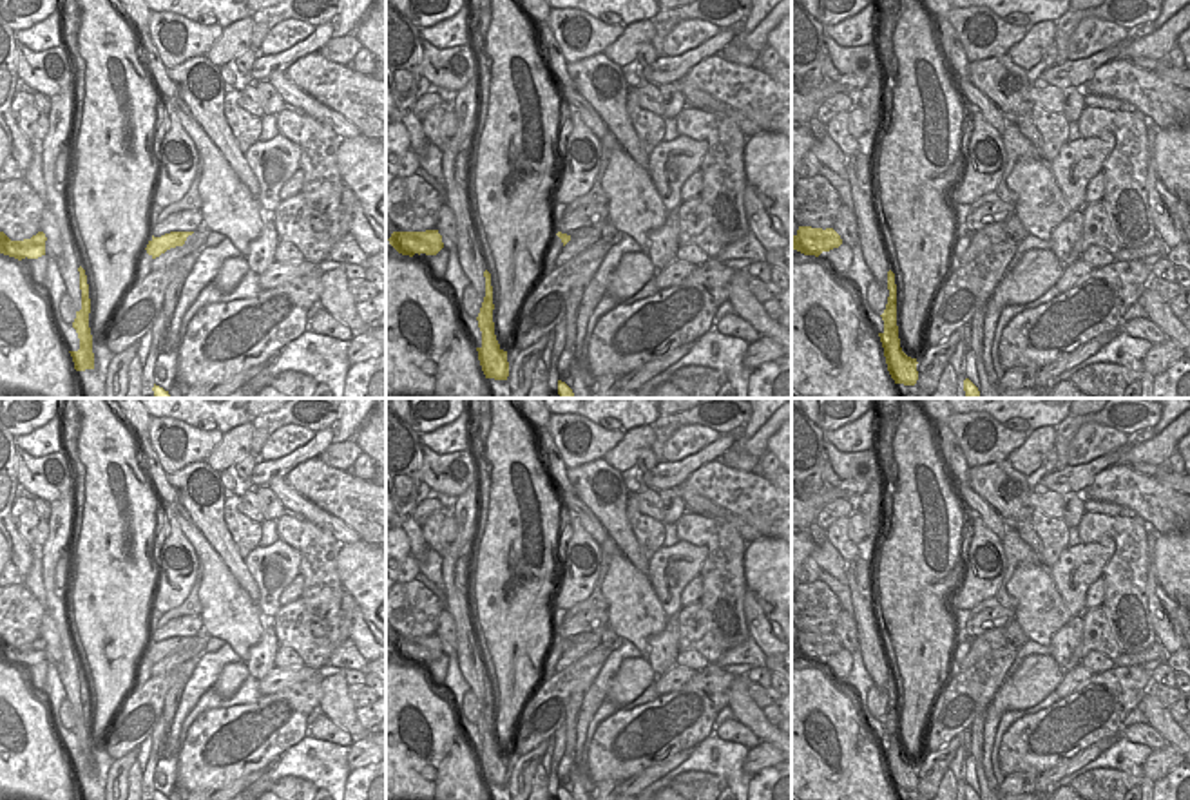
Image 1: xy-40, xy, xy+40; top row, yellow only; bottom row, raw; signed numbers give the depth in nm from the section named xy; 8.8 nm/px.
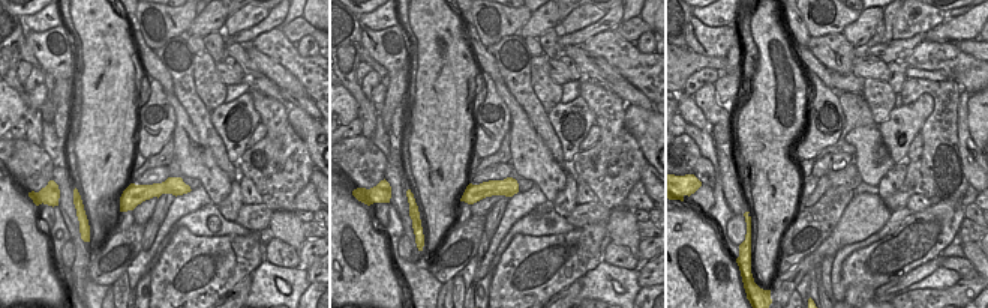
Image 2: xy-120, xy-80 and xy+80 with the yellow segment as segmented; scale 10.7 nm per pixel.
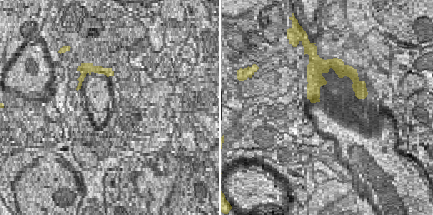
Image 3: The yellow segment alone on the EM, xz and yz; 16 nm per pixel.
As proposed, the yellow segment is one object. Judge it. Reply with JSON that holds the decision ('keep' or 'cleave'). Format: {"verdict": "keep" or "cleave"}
{"verdict": "cleave"}

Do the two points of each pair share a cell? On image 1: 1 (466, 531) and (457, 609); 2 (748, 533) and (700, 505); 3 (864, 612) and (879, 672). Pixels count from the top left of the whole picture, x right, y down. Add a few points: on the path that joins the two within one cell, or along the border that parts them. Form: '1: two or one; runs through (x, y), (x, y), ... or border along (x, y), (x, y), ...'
1: one; runs through (455, 551), (450, 560), (451, 589)
2: one; runs through (736, 522), (712, 509)
3: one; runs through (866, 627), (873, 657)

